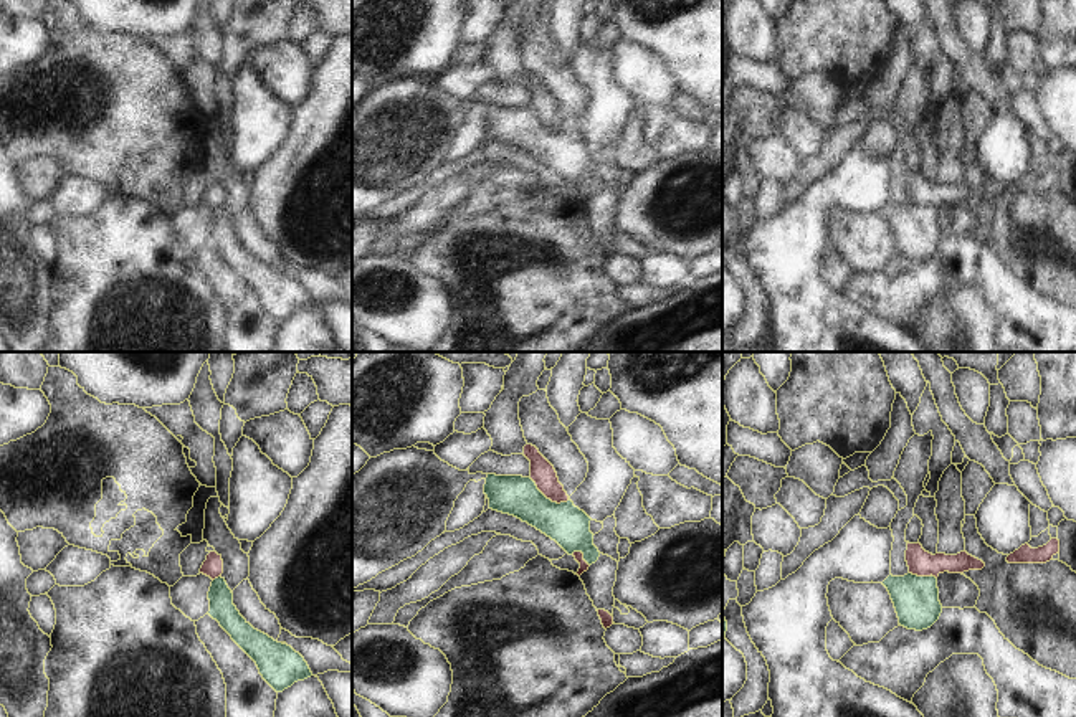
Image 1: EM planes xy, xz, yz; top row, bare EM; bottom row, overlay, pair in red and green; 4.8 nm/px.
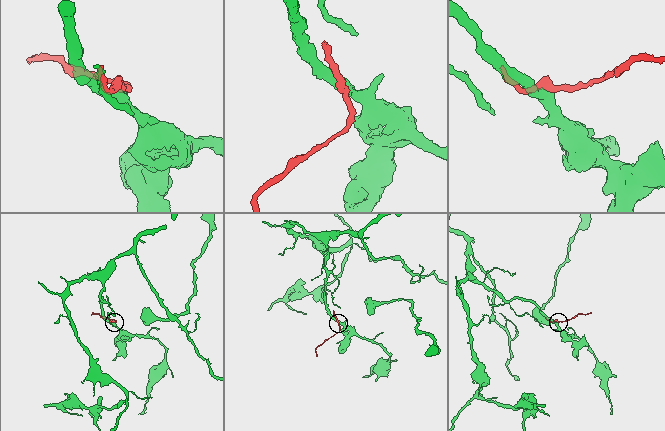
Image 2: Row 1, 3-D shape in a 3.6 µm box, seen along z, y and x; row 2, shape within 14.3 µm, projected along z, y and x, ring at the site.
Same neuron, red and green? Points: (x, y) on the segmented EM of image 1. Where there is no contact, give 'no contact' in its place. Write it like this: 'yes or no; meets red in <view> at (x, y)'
no; meets red in xz at (549, 498)

